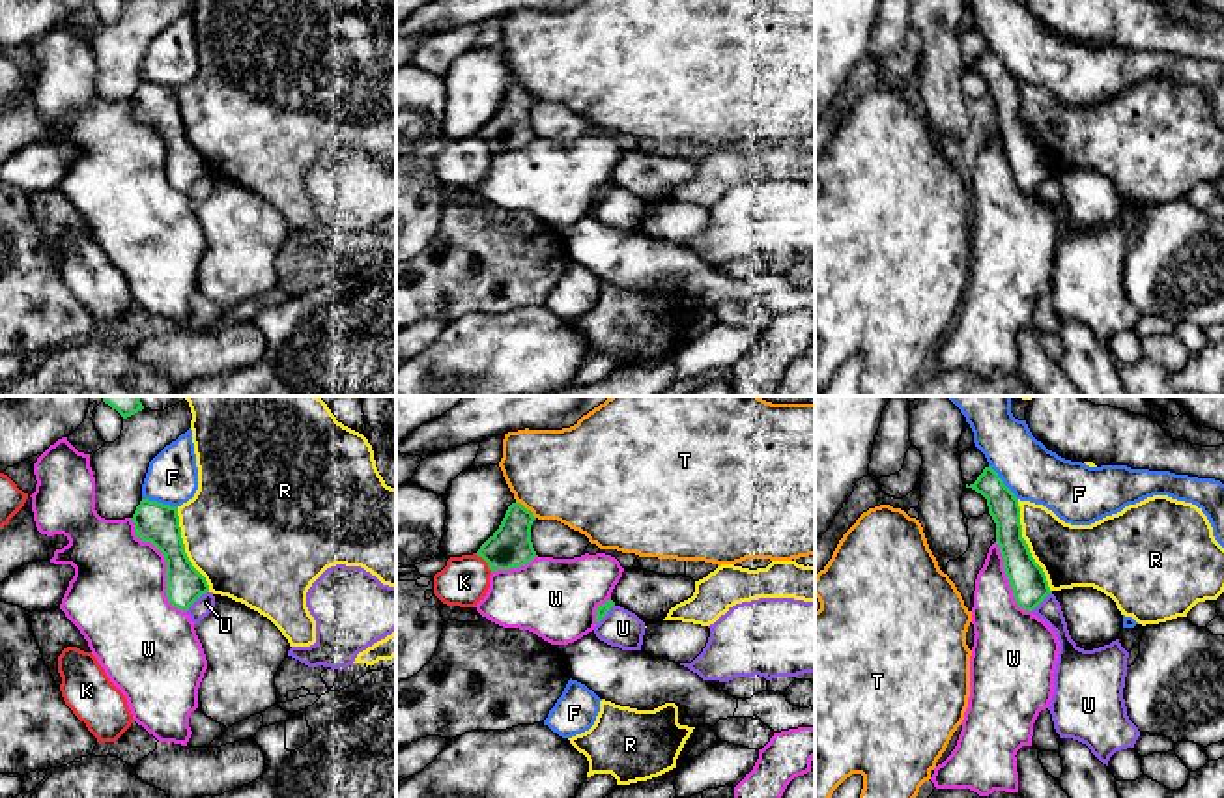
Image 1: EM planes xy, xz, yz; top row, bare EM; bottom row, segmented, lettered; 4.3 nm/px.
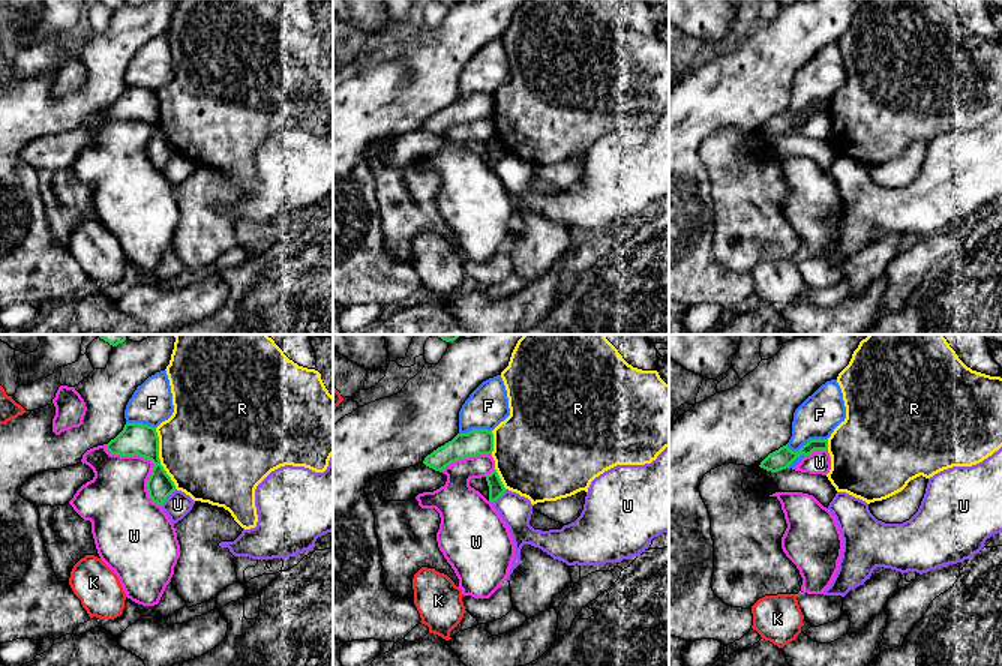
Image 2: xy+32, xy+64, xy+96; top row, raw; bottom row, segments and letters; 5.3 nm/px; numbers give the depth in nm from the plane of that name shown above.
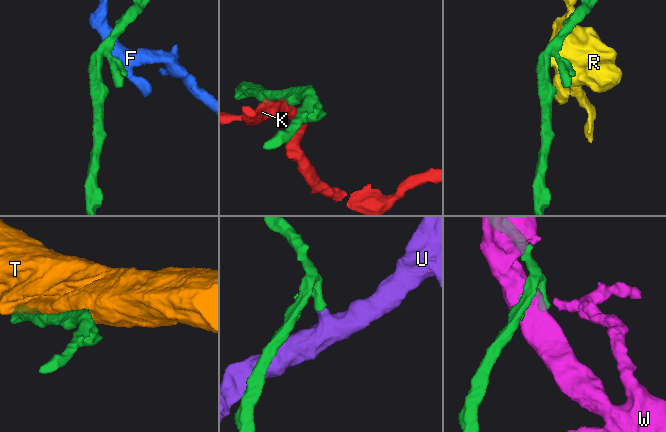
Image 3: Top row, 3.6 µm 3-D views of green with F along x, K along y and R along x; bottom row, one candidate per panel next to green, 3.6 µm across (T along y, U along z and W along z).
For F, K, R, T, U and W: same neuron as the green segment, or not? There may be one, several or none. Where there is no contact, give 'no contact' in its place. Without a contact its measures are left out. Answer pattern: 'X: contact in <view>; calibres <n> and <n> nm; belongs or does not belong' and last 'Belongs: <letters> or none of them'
F: contact in xy; calibres 180 and 220 nm; does not belong
K: contact in xz; calibres 180 and 220 nm; does not belong
R: contact in yz; calibres 160 and 280 nm; does not belong
T: contact in xz; calibres 180 and 420 nm; does not belong
U: contact in xy; calibres 160 and 80 nm; does not belong
W: contact in xy; calibres 180 and 420 nm; does not belong
Belongs: none of them

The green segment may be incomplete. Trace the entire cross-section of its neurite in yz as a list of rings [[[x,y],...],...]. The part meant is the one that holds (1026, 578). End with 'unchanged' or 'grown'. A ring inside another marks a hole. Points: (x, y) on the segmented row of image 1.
[[[990,465],[966,488],[975,490],[987,499],[1015,602],[1024,611],[1033,611],[1052,591],[1043,568],[1035,563],[1022,538],[1018,499]]] | unchanged

